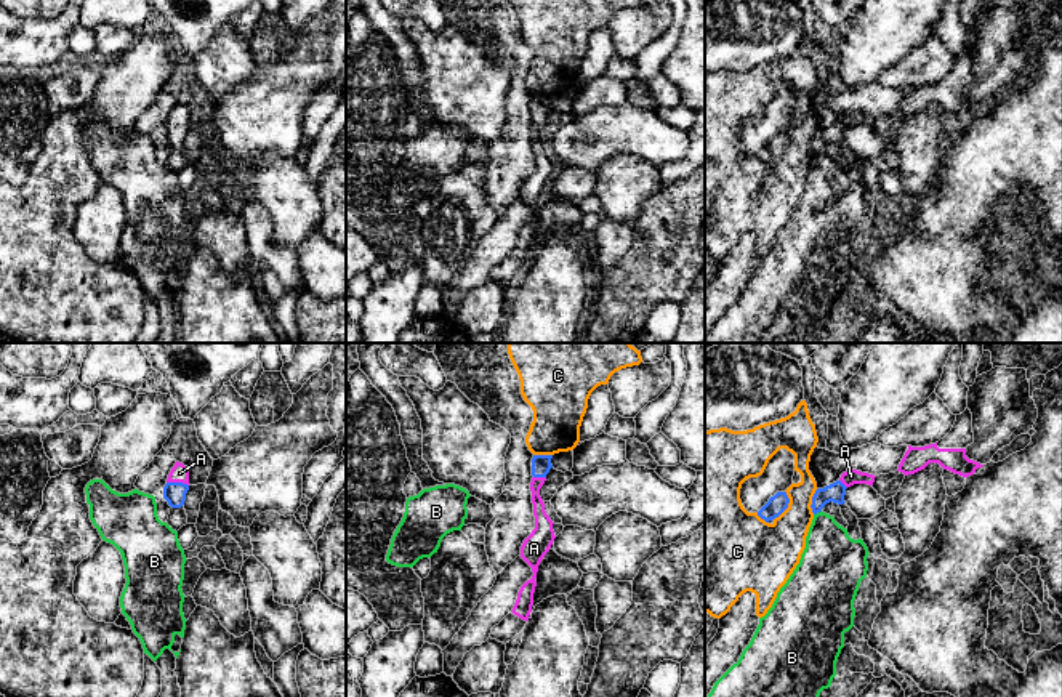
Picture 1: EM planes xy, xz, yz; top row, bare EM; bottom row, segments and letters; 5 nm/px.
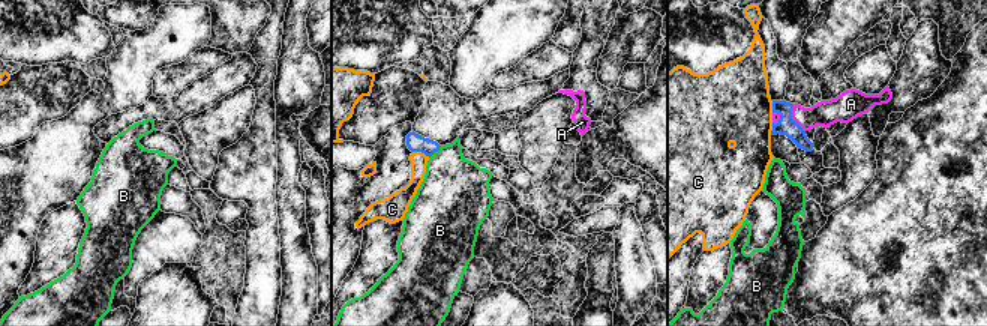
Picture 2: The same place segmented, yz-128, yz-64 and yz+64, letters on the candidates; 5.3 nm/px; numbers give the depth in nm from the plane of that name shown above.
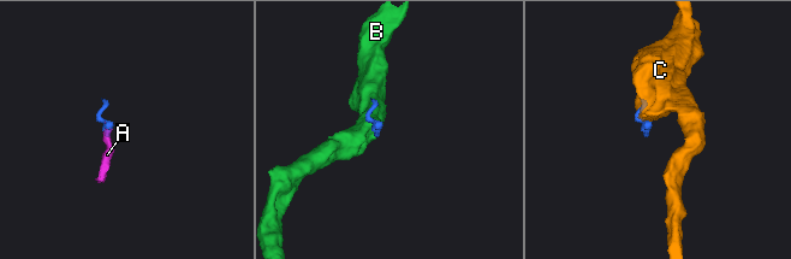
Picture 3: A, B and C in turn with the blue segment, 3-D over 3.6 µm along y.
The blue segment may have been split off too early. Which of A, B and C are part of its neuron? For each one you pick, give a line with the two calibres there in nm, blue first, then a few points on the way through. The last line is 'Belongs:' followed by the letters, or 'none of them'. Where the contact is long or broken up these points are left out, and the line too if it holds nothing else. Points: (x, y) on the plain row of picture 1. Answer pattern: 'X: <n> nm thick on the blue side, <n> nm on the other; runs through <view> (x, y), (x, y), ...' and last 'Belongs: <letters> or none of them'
A: 110 nm thick on the blue side, 90 nm on the other; runs through xy (173, 133), (178, 124), (180, 114)
Belongs: A

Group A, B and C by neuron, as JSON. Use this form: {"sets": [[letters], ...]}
{"sets": [["A"], ["B"], ["C"]]}

